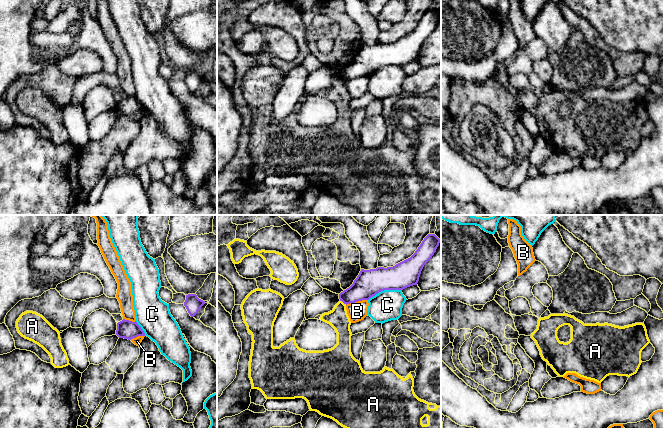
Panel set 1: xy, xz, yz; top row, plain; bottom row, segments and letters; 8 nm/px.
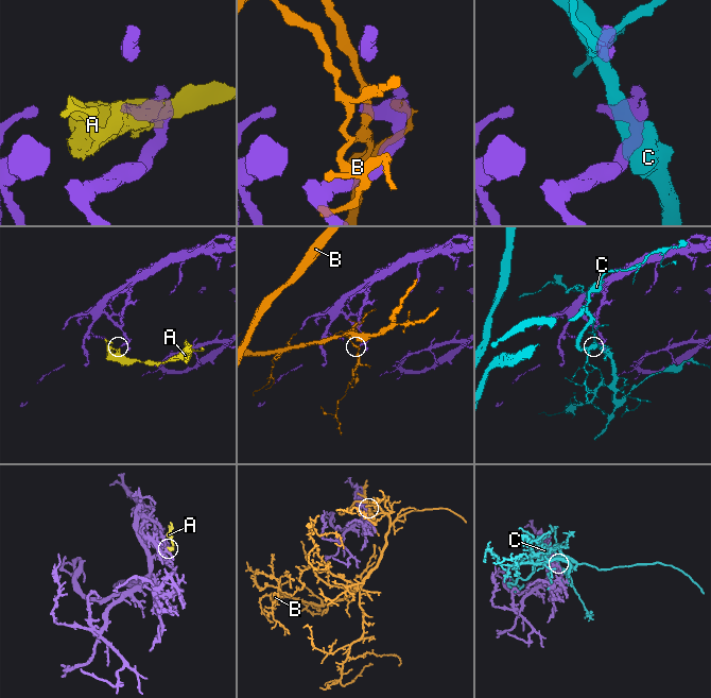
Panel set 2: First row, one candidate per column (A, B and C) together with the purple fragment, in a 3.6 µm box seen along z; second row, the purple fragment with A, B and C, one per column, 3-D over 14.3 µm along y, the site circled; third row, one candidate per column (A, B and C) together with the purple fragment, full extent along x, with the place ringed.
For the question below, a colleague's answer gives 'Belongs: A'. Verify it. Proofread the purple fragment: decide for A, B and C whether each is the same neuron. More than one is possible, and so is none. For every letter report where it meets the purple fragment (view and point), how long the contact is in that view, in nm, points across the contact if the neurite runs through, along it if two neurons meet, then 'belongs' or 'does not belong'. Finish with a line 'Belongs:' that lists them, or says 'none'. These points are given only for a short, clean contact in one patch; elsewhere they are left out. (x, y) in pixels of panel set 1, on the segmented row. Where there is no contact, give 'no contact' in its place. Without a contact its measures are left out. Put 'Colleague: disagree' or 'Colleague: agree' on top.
Colleague: disagree
A: meets purple in xz at (343, 302); contact 70 nm long; border along xz (340, 300), (346, 304); does not belong
B: meets purple in xz at (356, 301); contact 180 nm long; does not belong
C: meets purple in xz at (384, 289); contact 280 nm long; does not belong
Belongs: none

